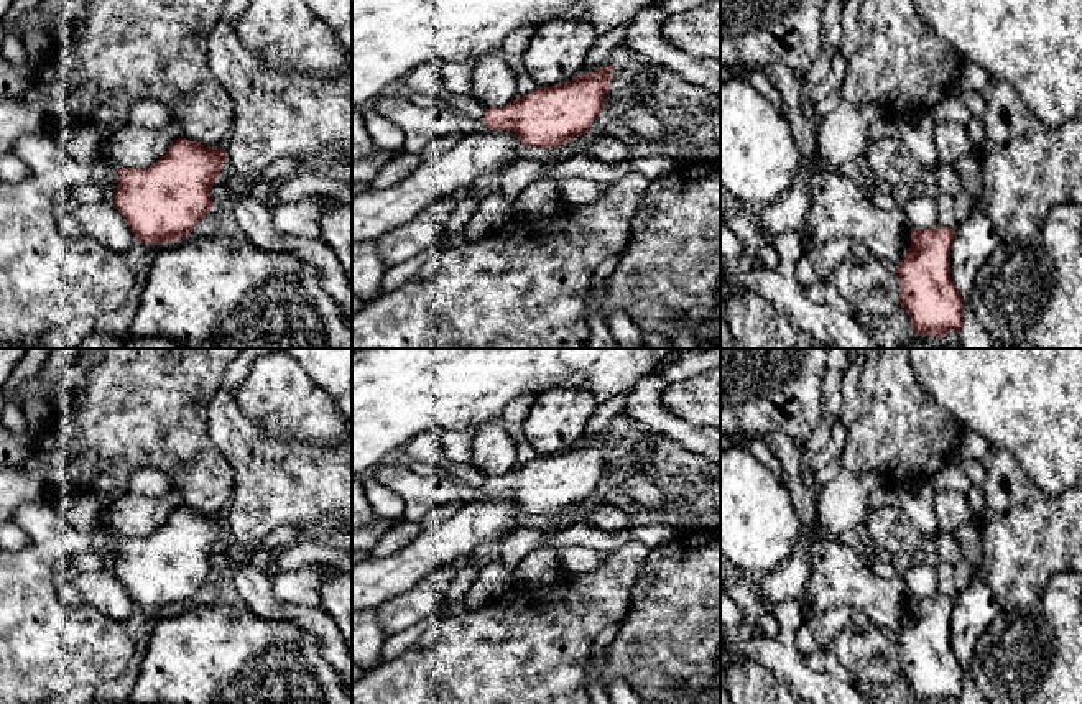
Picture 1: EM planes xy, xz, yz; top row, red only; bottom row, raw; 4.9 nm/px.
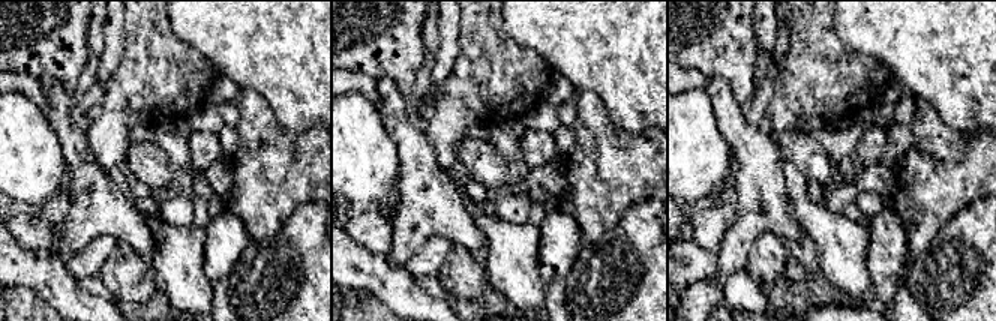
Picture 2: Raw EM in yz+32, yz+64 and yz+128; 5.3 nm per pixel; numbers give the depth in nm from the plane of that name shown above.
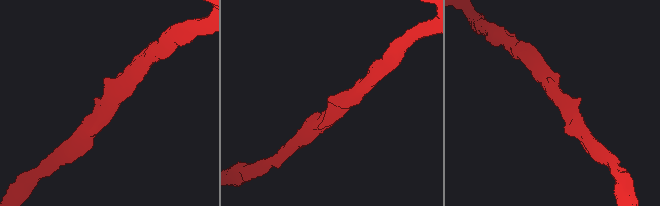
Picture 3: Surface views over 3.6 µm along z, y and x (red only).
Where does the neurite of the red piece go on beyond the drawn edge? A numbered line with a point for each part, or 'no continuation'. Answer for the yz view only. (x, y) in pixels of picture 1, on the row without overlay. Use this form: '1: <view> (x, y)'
no continuation

